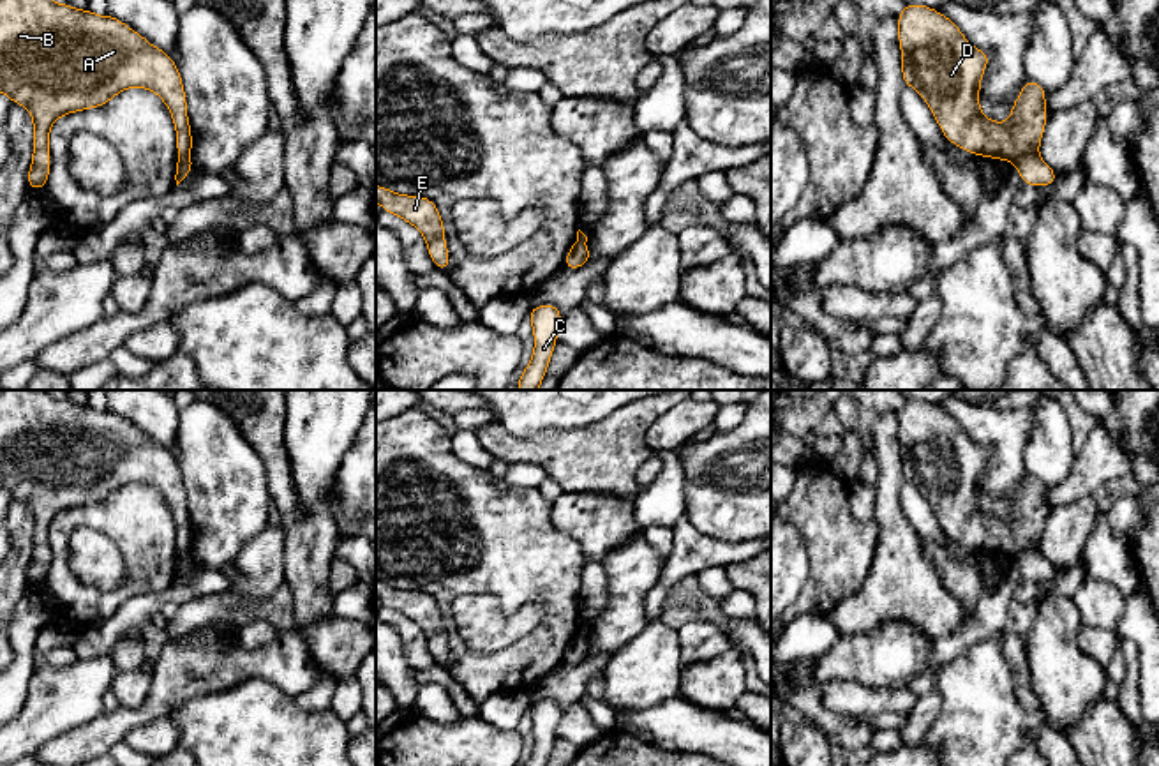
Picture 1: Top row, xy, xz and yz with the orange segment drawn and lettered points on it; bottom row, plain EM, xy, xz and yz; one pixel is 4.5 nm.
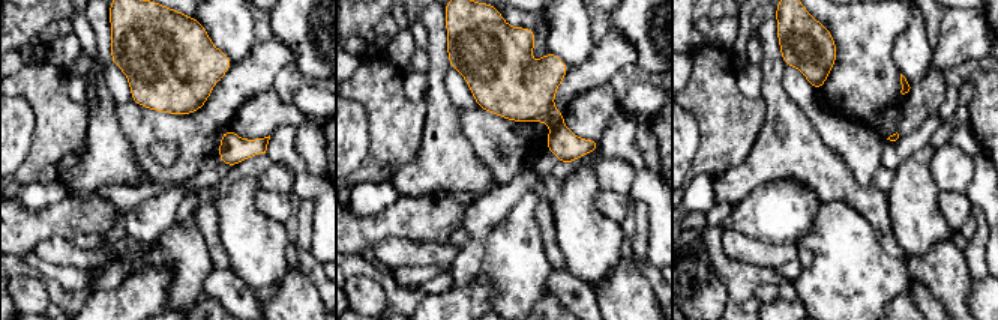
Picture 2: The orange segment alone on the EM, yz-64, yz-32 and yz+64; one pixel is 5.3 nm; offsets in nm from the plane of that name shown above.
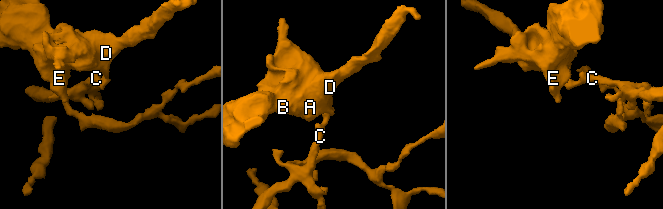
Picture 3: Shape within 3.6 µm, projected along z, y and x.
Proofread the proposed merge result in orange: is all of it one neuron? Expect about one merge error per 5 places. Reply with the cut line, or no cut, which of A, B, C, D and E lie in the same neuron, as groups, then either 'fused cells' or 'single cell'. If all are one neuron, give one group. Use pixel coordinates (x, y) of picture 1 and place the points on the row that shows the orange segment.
yz (1036, 150), (1015, 163) | A B D E / C | fused cells

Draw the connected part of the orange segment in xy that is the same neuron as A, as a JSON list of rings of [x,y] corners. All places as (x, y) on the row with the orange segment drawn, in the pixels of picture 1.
[[[0,0],[0,92],[28,109],[34,122],[28,189],[46,189],[51,169],[49,131],[64,115],[108,104],[127,88],[146,88],[168,106],[176,132],[176,154],[191,159],[192,131],[187,97],[175,60],[111,14],[74,9],[53,0]]]

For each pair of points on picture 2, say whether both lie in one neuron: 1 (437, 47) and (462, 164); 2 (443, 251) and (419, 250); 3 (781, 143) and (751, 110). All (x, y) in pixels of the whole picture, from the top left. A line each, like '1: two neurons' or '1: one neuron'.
1: one neuron
2: one neuron
3: two neurons

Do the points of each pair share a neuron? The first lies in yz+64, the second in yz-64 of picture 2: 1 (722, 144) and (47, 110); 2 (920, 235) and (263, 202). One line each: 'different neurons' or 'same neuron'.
1: same neuron
2: different neurons

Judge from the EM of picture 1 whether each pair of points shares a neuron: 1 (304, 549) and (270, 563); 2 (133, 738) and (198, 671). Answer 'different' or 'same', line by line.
1: different
2: different

